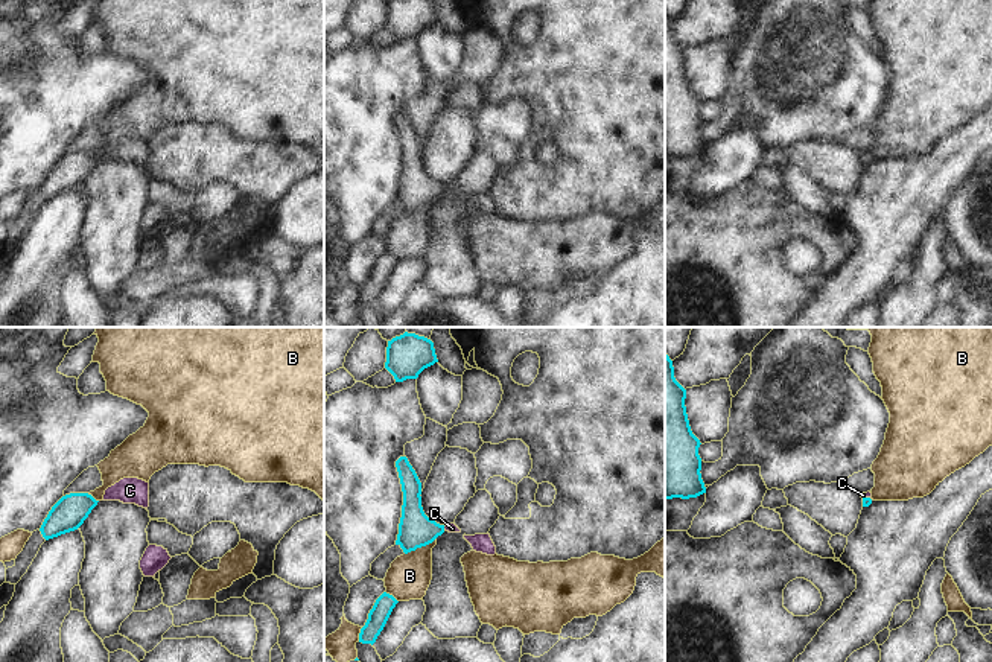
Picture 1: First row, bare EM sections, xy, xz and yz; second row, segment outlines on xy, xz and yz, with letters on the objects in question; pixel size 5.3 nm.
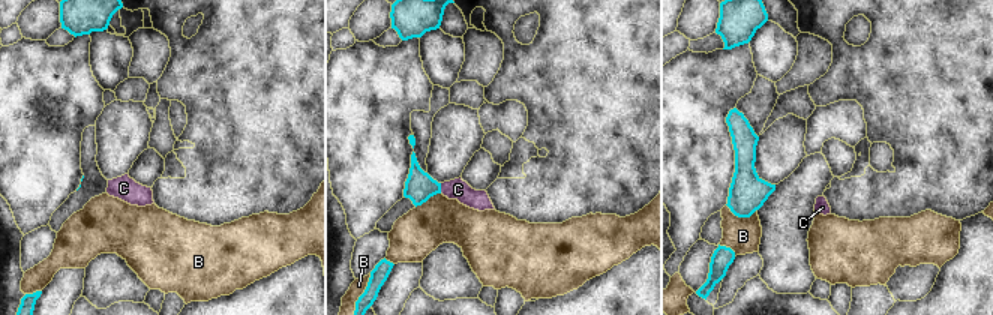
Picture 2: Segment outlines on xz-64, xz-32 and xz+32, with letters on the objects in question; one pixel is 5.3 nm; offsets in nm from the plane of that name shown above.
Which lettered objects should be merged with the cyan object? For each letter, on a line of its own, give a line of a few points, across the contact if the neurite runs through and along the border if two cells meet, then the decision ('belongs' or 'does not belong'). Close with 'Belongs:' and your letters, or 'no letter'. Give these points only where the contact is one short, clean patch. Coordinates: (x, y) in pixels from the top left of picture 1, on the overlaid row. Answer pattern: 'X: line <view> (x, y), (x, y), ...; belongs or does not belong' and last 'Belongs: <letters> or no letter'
B: does not belong
C: line yz (866, 501), (868, 498), (863, 495); belongs
Belongs: C

